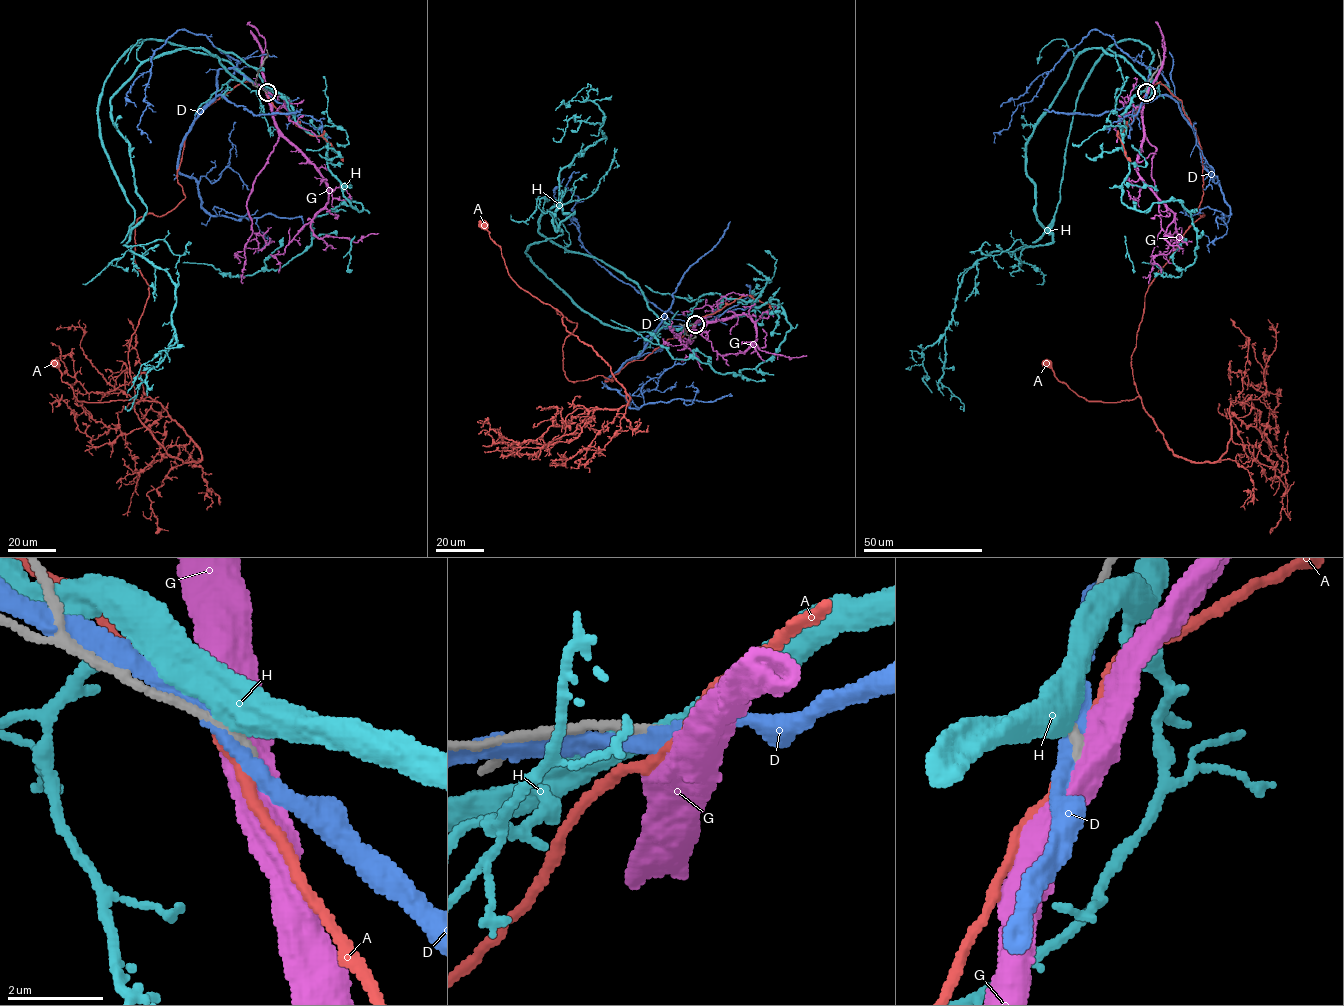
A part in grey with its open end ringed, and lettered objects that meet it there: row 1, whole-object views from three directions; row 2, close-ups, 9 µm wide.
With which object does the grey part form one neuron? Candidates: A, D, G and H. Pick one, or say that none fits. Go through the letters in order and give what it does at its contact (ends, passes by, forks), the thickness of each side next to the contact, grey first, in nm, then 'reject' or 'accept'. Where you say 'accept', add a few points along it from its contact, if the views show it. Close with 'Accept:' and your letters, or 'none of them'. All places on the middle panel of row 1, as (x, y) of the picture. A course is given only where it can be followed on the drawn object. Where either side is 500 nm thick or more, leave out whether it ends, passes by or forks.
A: it passes by; 240 nm thick on the grey side, 200 nm on the other; reject
D: it passes by; 170 nm thick on the grey side, 320 nm on the other; reject
G: 240 nm thick on the grey side, 650 nm on the other; reject
H: 260 nm thick on the grey side, 500 nm on the other; reject
Accept: none of them

